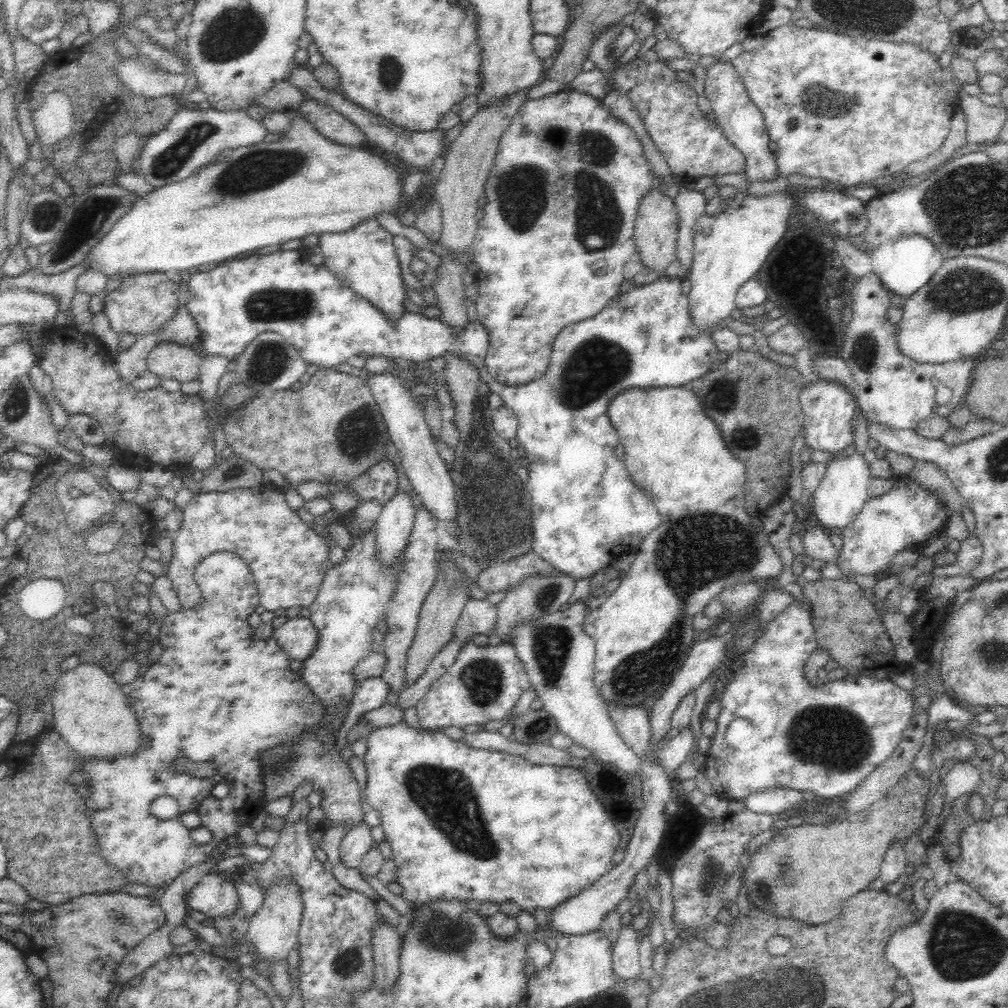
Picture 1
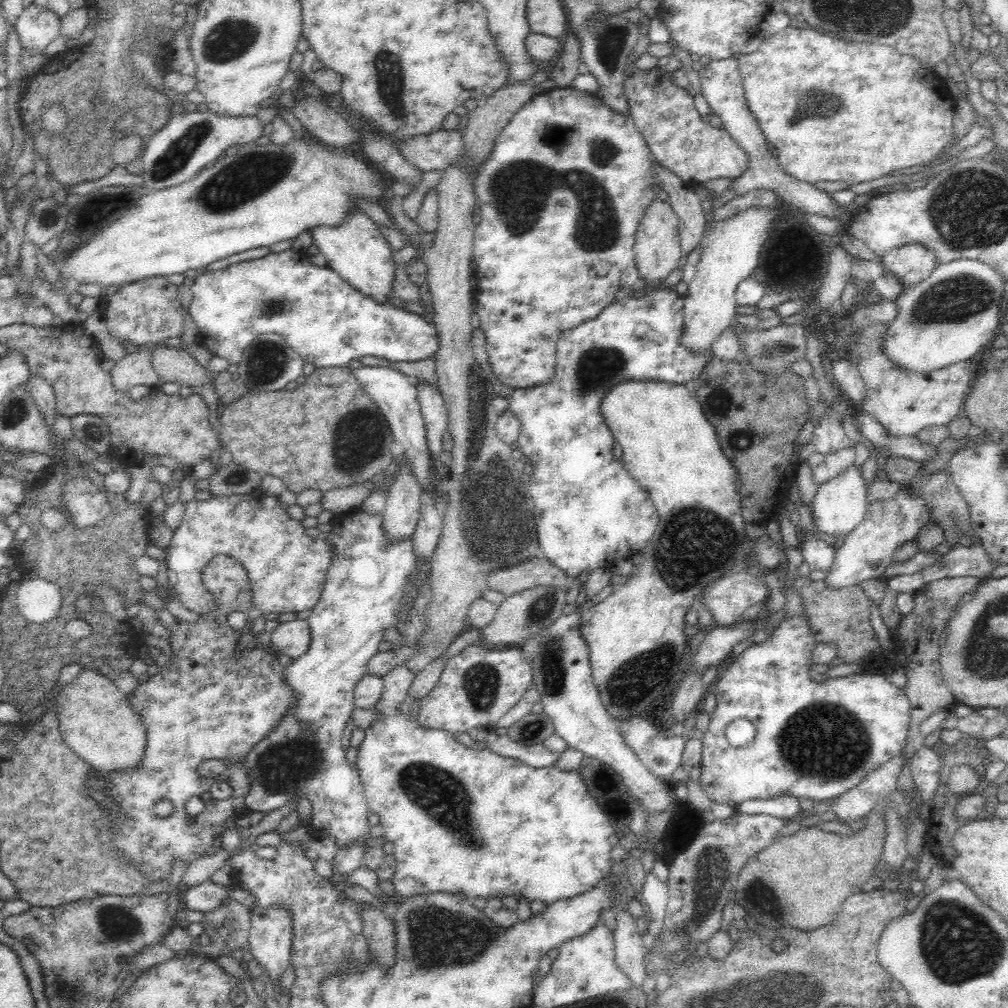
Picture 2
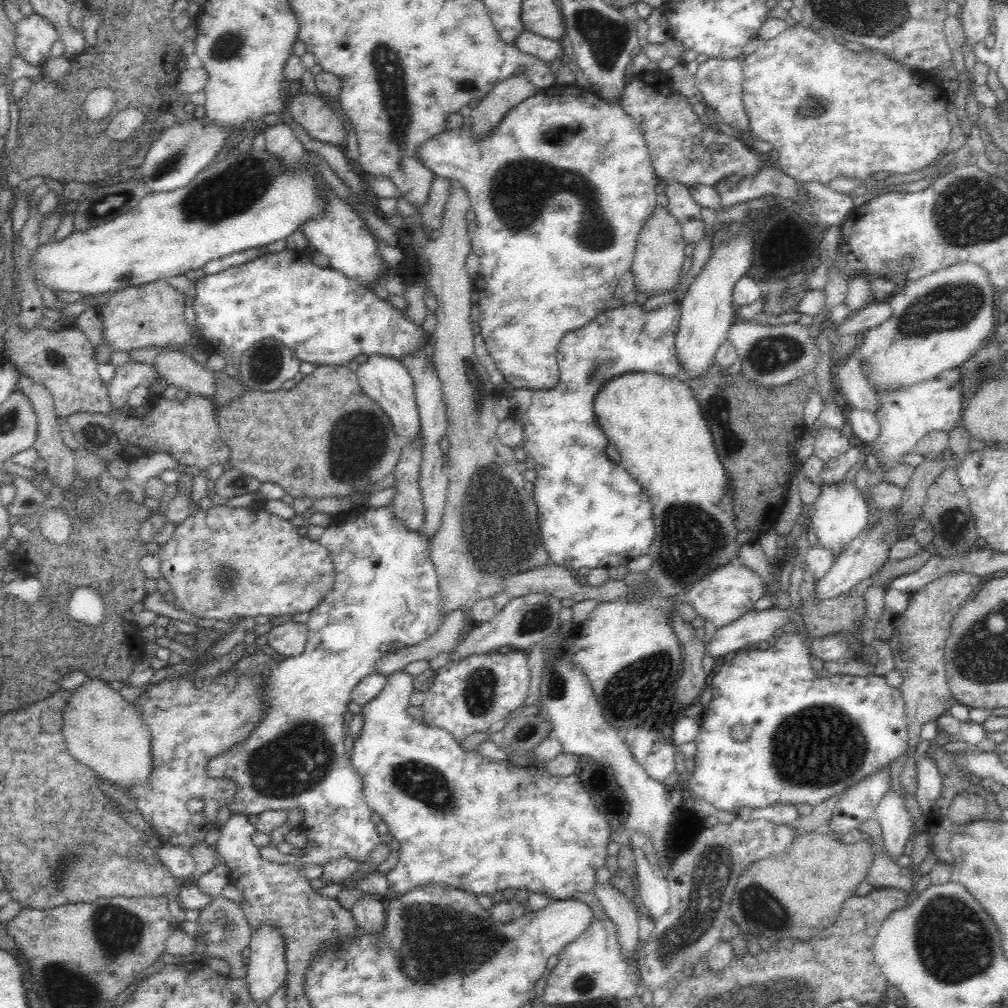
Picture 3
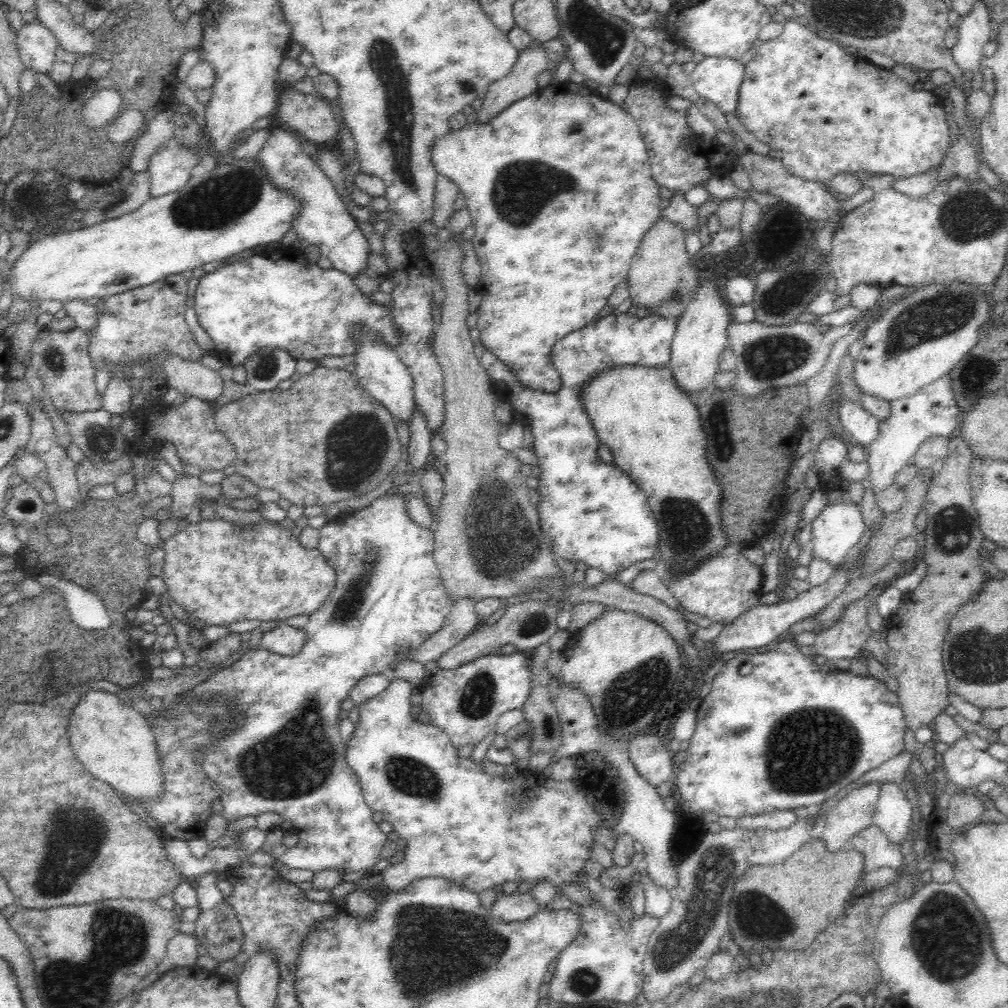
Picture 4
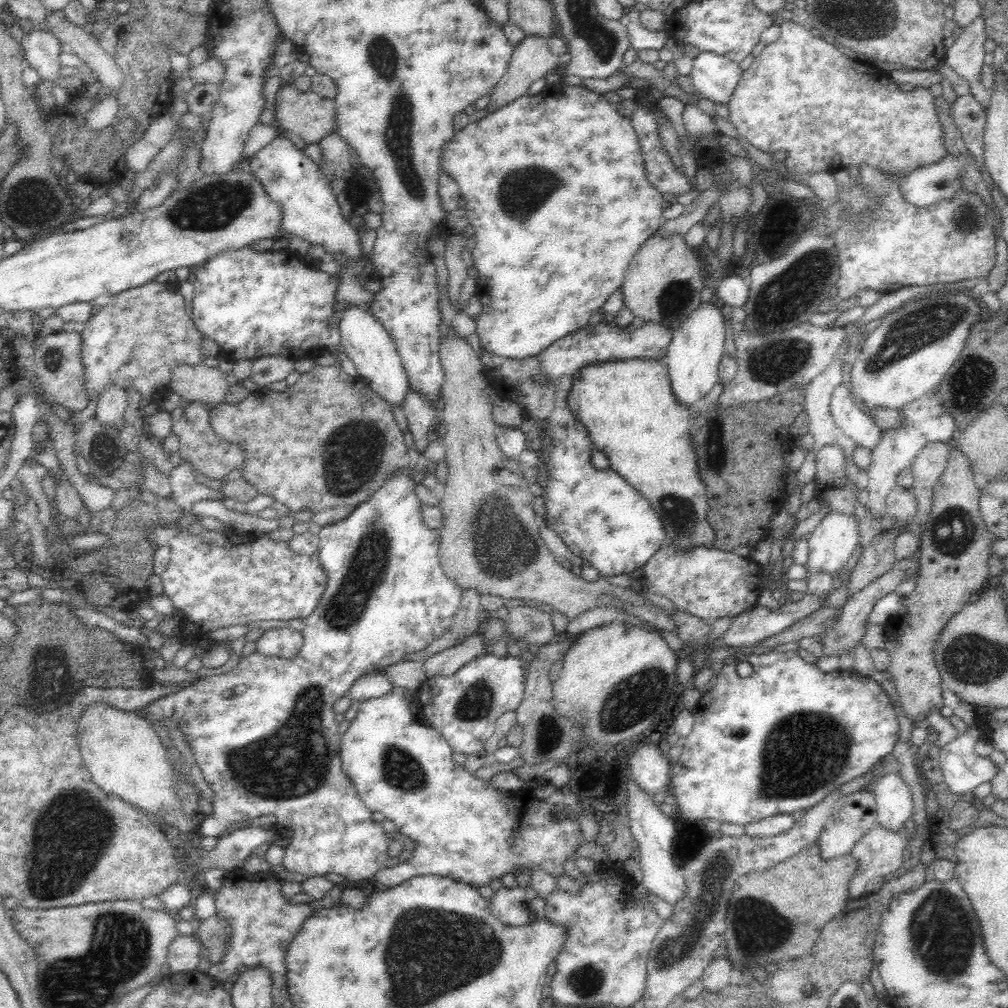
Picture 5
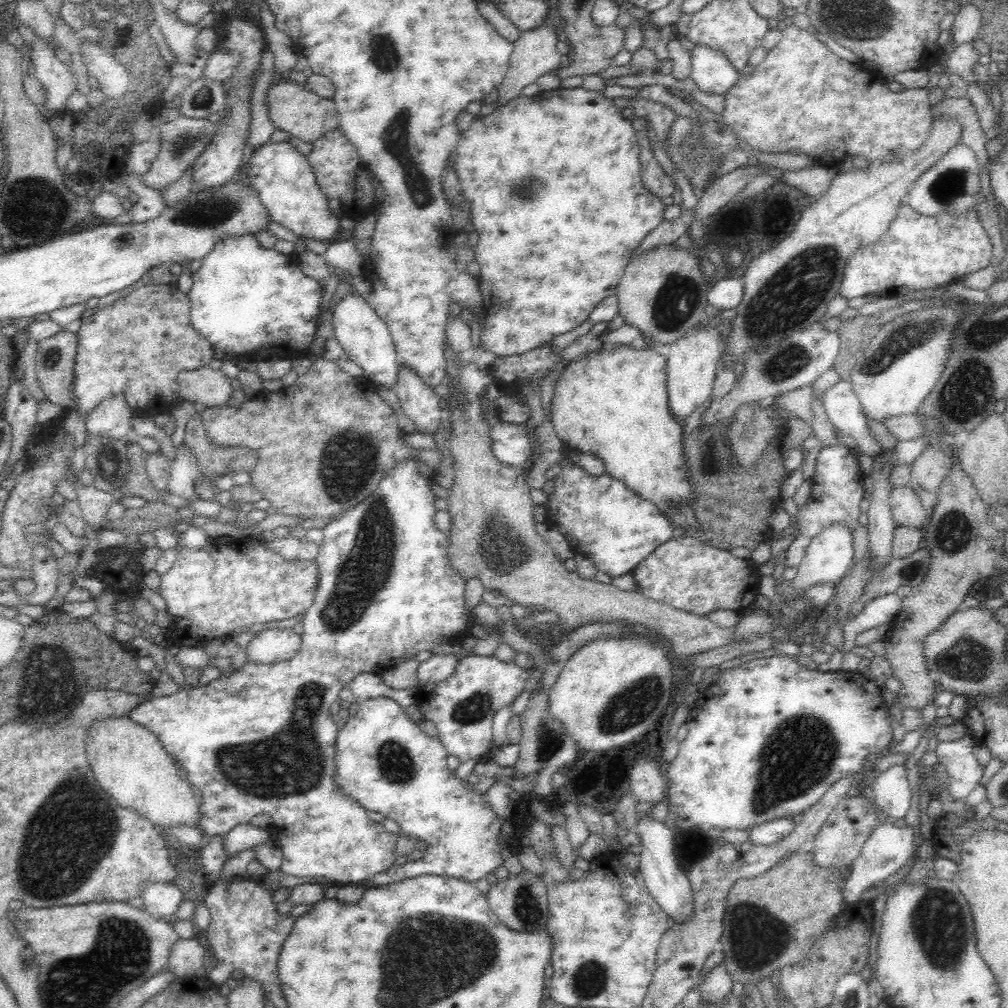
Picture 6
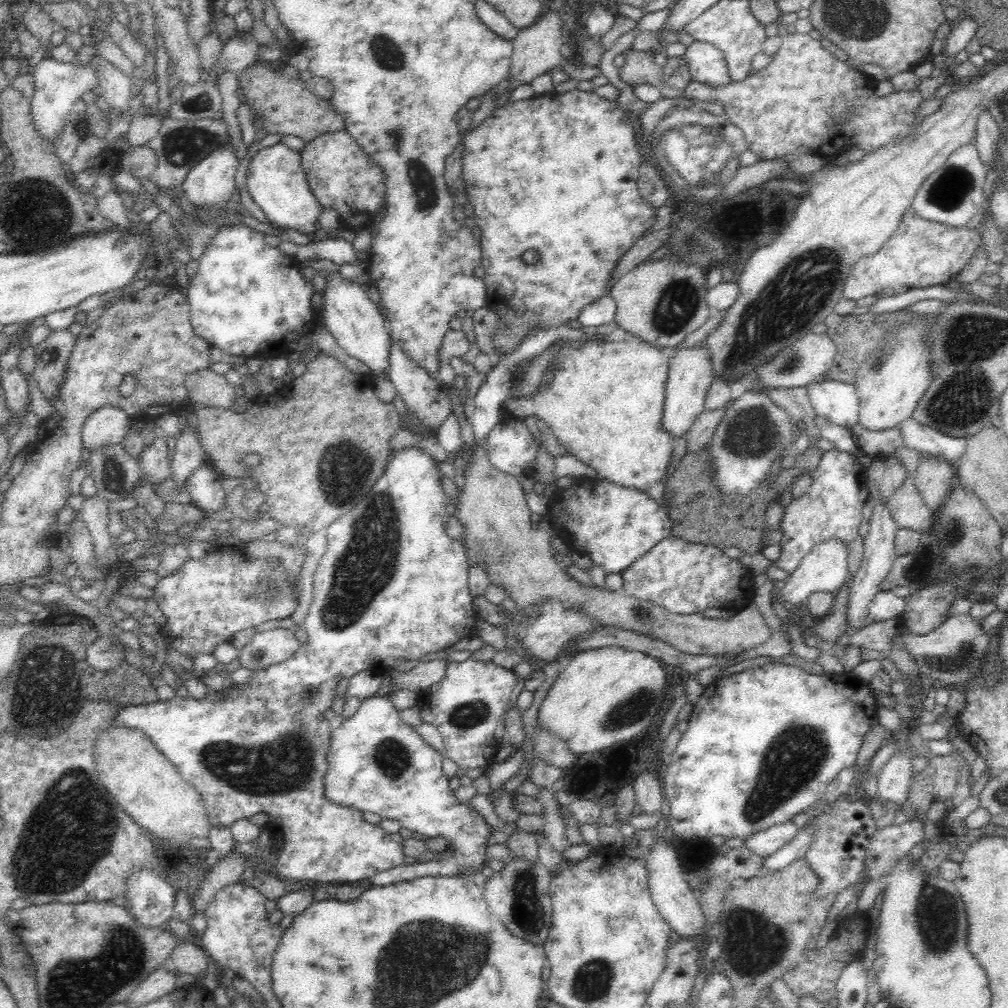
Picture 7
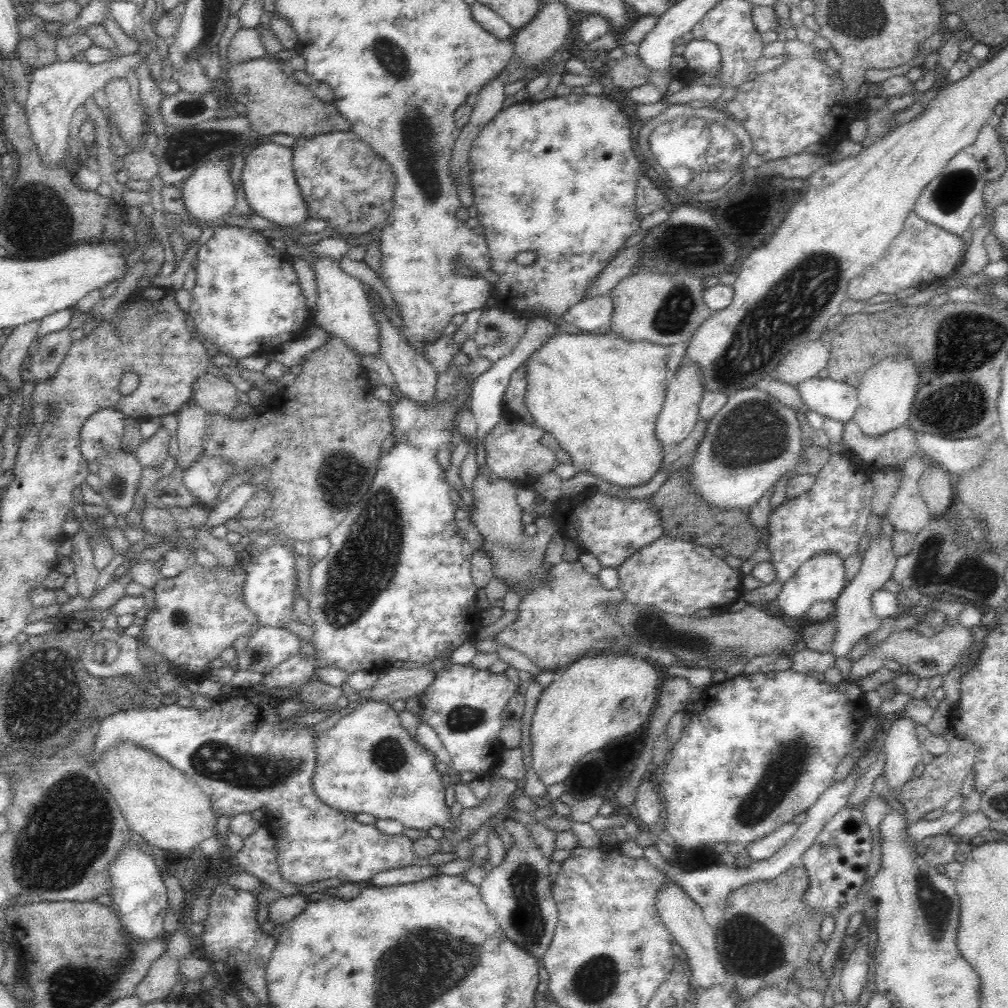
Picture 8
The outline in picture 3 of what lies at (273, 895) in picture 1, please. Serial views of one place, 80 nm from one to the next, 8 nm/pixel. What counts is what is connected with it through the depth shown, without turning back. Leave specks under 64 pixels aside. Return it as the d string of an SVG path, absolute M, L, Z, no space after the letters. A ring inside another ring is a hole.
M264 925L252 936L244 981L258 1007L268 1003L286 978L285 946L274 927Z

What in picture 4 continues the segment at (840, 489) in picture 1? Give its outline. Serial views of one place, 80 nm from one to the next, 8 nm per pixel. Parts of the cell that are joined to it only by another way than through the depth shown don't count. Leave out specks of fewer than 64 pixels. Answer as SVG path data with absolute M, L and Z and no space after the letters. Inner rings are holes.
M842 499L836 504L828 504L811 524L811 558L822 559L836 569L845 562L848 550L858 544L863 533L864 522L858 505Z

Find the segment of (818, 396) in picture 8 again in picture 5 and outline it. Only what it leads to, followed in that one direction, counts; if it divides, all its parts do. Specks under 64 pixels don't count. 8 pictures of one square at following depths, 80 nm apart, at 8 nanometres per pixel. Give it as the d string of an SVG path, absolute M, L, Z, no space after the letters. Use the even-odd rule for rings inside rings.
M843 383L830 395L829 408L834 423L856 443L856 446L874 450L880 440L879 428L860 408L853 391Z

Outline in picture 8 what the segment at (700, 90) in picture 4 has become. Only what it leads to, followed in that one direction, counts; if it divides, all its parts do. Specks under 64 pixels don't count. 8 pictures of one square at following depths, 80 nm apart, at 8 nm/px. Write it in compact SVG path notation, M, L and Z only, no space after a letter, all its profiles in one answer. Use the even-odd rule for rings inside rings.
M692 39L685 45L682 56L689 62L688 68L700 75L712 75L720 70L722 59L716 43L708 40Z

